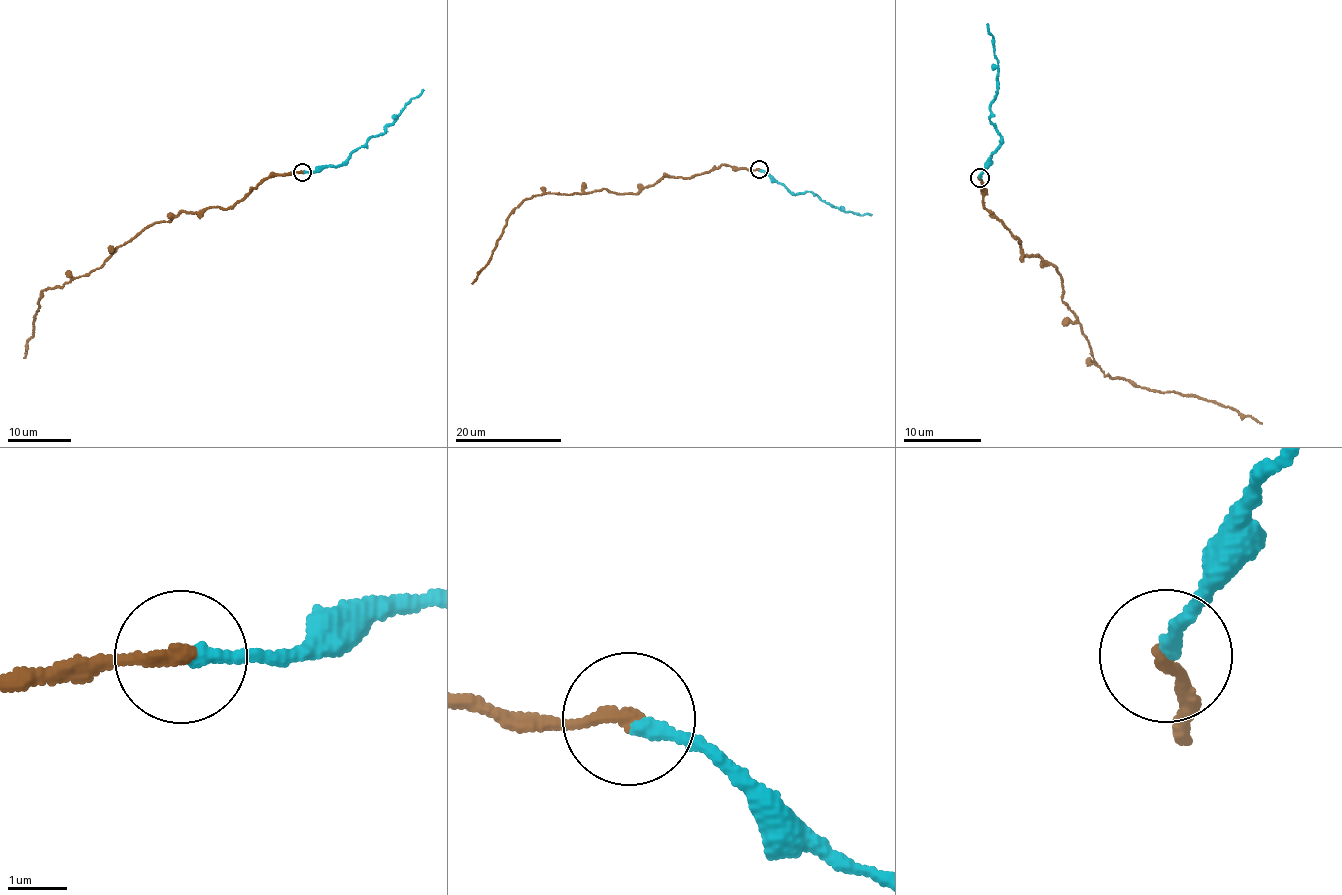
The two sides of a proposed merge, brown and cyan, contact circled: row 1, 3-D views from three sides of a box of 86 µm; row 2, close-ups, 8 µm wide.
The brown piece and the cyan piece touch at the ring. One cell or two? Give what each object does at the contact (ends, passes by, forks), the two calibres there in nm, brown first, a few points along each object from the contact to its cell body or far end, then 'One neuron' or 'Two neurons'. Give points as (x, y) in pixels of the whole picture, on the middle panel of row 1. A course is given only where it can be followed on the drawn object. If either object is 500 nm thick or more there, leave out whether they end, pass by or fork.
At the ring brown ends. At the ring cyan ends. Thickness 240 nm (brown) against 240 nm. Course of brown: (759, 169), (722, 164), (690, 177), (663, 176), (636, 194), (604, 188), (525, 199), (471, 283). Course of cyan: (759, 170), (770, 174), (794, 194), (811, 191), (840, 209), (871, 215). One neuron

